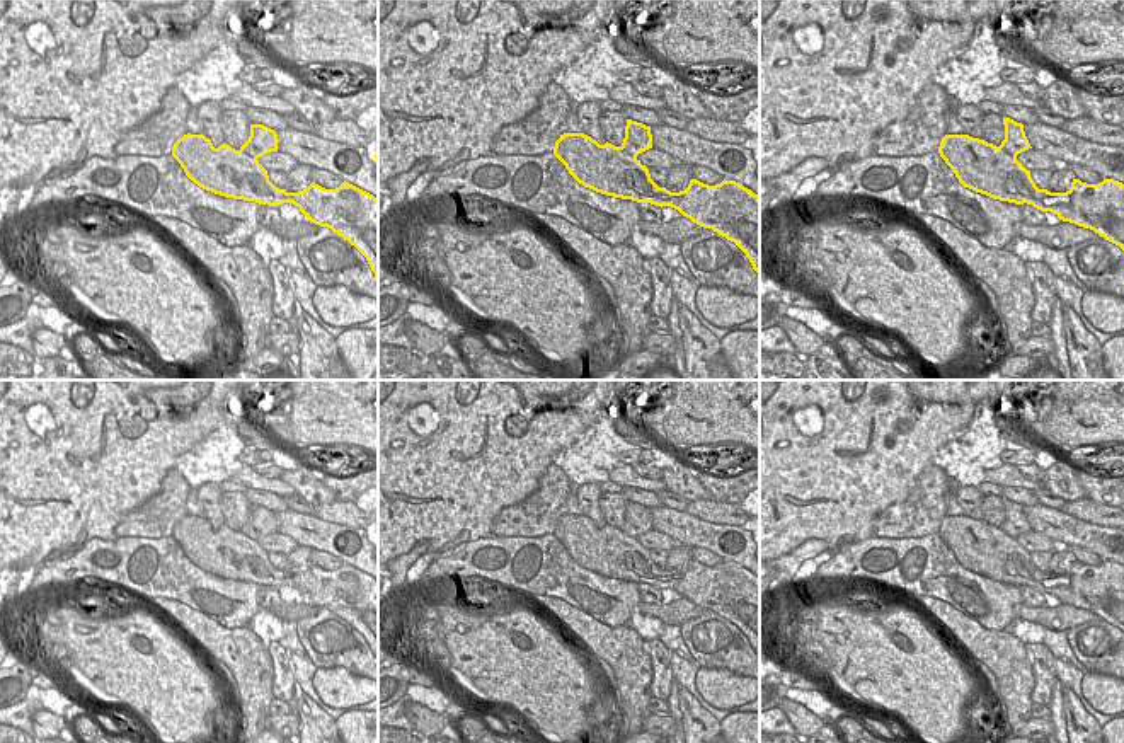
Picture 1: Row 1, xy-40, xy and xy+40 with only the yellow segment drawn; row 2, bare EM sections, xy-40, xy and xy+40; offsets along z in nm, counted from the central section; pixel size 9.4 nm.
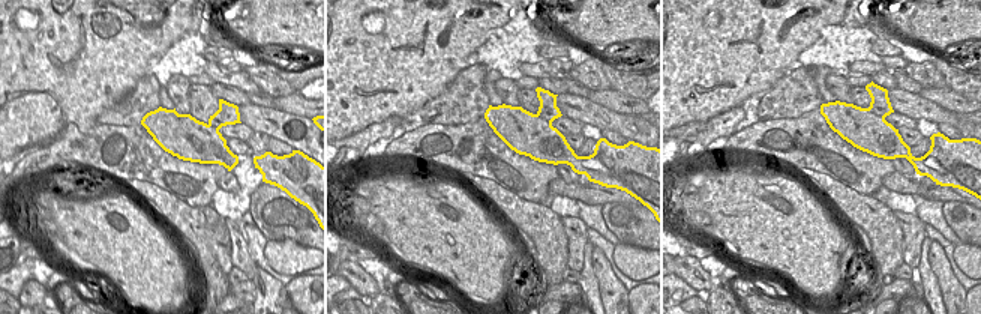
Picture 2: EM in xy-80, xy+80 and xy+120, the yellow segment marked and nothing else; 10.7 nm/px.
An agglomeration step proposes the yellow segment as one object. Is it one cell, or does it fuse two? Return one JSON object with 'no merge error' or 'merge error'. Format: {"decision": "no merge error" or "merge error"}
{"decision": "merge error"}

